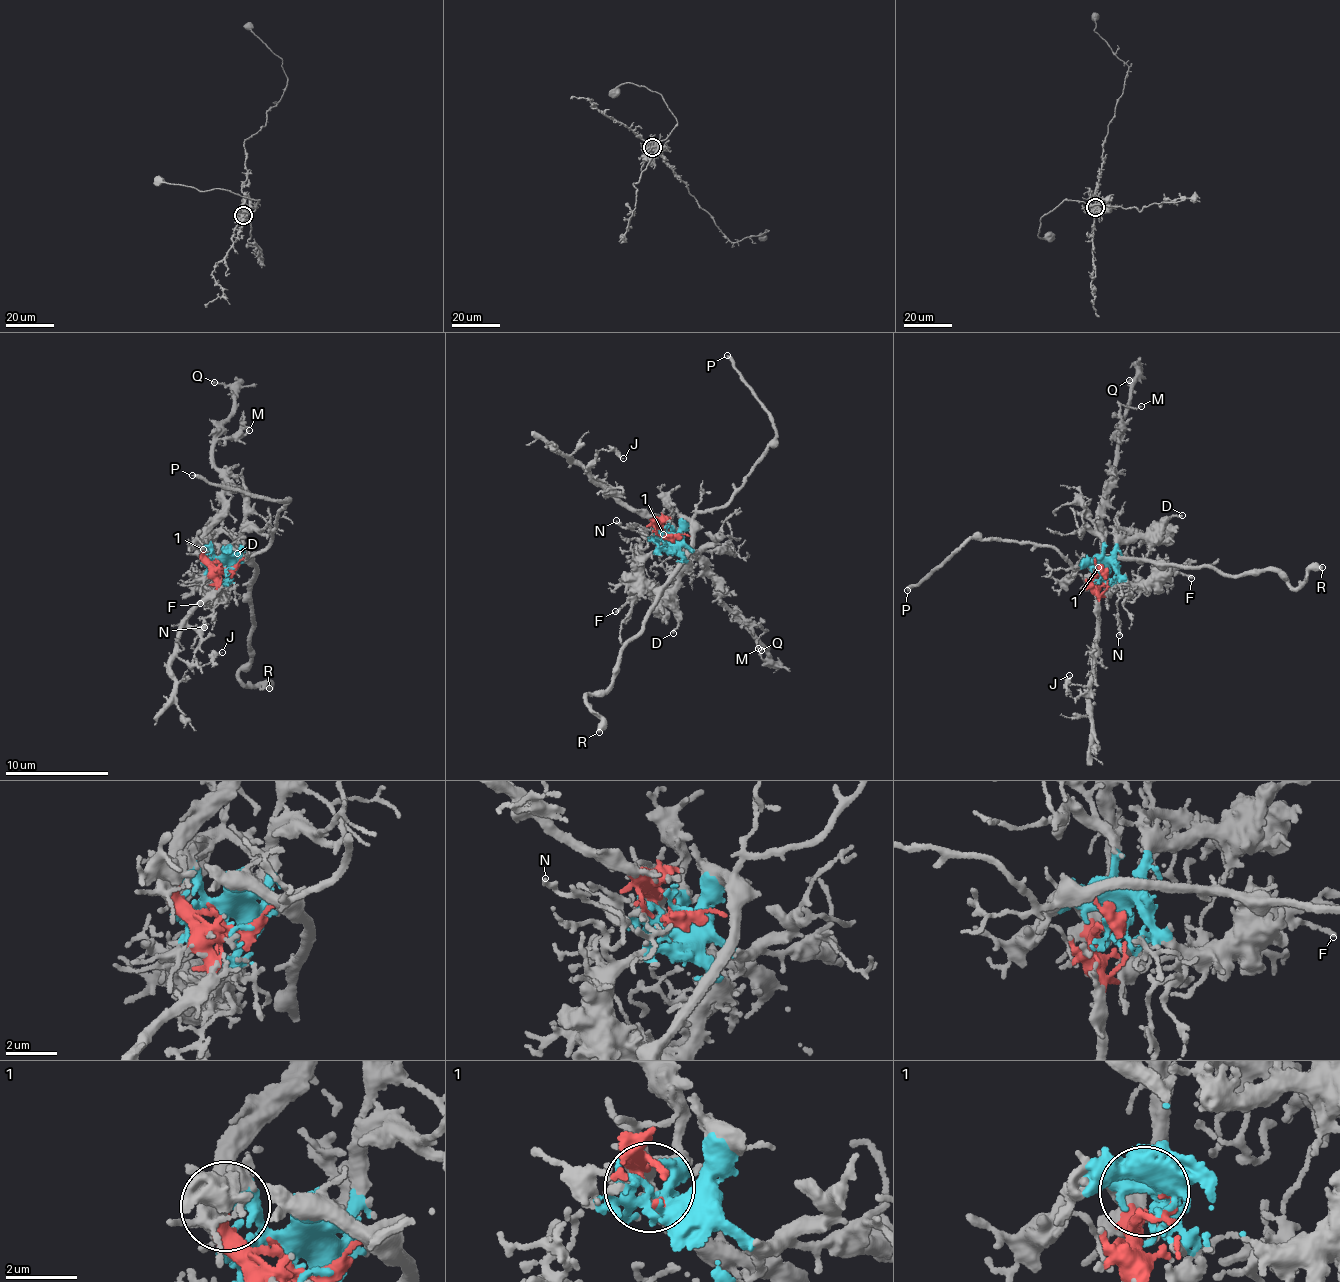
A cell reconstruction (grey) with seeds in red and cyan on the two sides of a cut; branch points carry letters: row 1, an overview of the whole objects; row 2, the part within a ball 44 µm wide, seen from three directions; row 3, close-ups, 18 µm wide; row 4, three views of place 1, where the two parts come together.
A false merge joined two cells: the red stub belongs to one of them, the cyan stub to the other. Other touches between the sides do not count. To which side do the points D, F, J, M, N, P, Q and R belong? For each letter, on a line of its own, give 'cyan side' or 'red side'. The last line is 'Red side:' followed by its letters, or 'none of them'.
D: cyan side
F: cyan side
J: red side
M: red side
N: cyan side
P: cyan side
Q: red side
R: cyan side
Red side: J, M, Q

